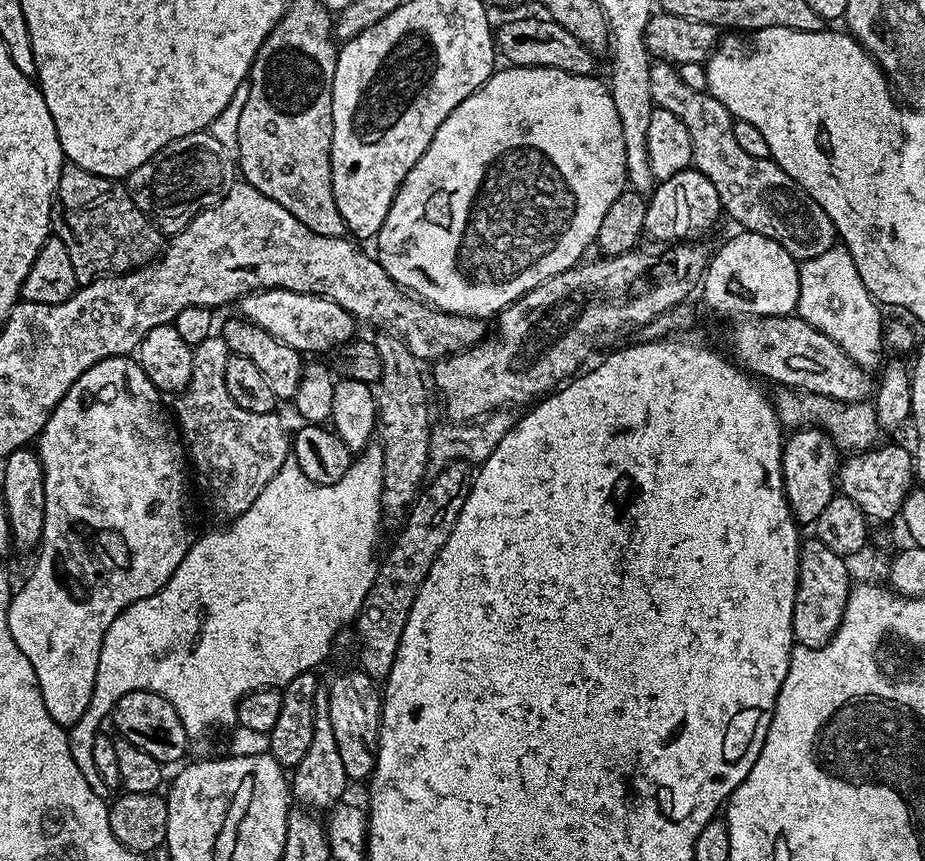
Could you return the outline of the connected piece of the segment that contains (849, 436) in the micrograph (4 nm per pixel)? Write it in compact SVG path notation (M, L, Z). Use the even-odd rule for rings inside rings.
M777 387L774 392L776 416L785 429L795 430L805 426L822 428L841 449L867 450L877 443L876 435L882 432L875 407L871 403L847 404L813 392L801 392L790 387Z

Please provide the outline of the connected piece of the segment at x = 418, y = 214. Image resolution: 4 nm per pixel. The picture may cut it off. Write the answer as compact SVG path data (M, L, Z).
M504 66L504 69L502 68L493 71L492 77L477 92L470 94L470 98L462 101L444 119L442 126L438 126L438 130L430 142L430 146L426 146L426 154L422 154L422 158L418 158L418 162L414 162L410 174L406 174L406 178L401 182L398 194L386 214L386 222L382 222L380 231L374 237L374 245L376 244L374 255L379 260L380 265L386 270L386 274L390 274L393 282L407 290L411 295L423 300L425 304L431 304L432 307L440 309L441 312L453 312L459 316L489 318L488 316L493 315L492 317L495 317L497 314L503 312L509 304L514 304L521 296L525 296L534 286L546 282L552 276L562 274L567 268L575 268L580 263L582 250L585 250L586 246L595 241L598 234L598 226L602 226L602 218L606 218L606 210L610 210L610 205L613 204L614 198L618 198L618 194L622 194L626 190L626 181L628 179L628 171L626 170L626 142L622 138L622 122L618 122L618 110L614 106L614 98L612 97L609 85L605 81L603 84L602 81L596 80L597 77L595 75L575 76L566 70L554 70L553 68L517 68L515 66Z

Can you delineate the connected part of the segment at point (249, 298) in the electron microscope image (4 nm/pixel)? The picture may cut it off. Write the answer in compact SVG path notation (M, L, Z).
M262 288L258 292L249 292L247 296L241 296L238 307L240 307L239 315L243 319L249 320L251 324L257 324L262 330L266 330L266 334L278 338L278 342L290 346L301 354L331 353L333 348L348 343L357 335L358 321L355 316L342 310L338 302L309 292Z

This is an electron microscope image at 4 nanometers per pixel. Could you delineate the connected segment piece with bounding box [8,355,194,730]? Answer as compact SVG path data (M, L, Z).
M131 355L111 356L102 362L98 362L94 366L90 366L90 370L86 370L86 374L82 374L78 378L78 382L74 382L74 386L70 386L70 390L66 390L62 402L58 402L58 406L50 414L46 426L42 429L38 437L38 451L40 453L40 461L44 467L44 485L46 486L44 538L38 545L40 557L37 558L36 565L32 568L32 573L25 578L24 588L17 587L12 593L10 614L8 617L10 618L10 634L14 634L14 642L18 642L18 650L22 650L22 654L26 654L26 658L30 658L30 662L34 666L34 674L38 678L42 702L46 702L46 710L50 710L50 718L54 718L54 722L58 722L66 730L71 728L74 722L78 722L78 718L82 718L82 714L86 714L86 706L90 706L90 698L94 694L94 678L98 674L98 654L102 654L102 642L106 638L106 630L110 630L110 622L114 622L114 618L118 618L118 614L122 614L122 610L126 610L134 602L138 602L142 598L150 598L150 594L162 590L162 586L166 586L166 582L172 577L174 570L178 570L182 558L186 558L188 547L192 545L194 539L193 533L188 533L188 516L184 513L184 491L188 488L188 472L190 476L190 464L186 459L186 445L175 419L170 415L169 409L168 412L164 409L164 404L160 400L163 400L162 394L154 386L154 382L150 382L150 378L146 378L146 370L142 370L139 359L133 358Z

